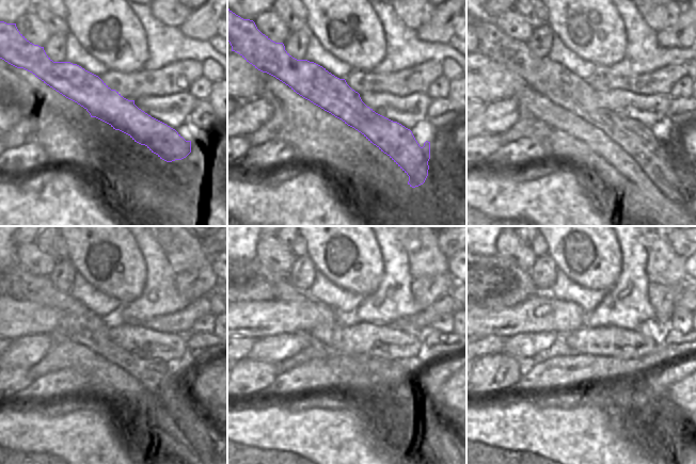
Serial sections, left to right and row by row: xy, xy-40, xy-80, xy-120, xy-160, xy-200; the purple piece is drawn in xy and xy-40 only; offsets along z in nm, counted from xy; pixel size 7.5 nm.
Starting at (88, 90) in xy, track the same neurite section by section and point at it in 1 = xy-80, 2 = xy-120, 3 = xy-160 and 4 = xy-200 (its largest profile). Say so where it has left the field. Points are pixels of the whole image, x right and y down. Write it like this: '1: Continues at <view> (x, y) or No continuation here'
1: Continues at xy-80 (551, 79)
2: Continues at xy-120 (83, 326)
3: Continues at xy-160 (404, 385)
4: Continues at xy-200 (683, 440).

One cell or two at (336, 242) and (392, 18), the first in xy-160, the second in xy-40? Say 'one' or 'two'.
two

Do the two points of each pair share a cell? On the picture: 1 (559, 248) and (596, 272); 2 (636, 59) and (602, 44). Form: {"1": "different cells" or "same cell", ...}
{"1": "same cell", "2": "different cells"}

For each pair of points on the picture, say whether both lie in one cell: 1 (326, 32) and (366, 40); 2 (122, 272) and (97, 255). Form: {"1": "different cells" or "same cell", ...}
{"1": "same cell", "2": "same cell"}

